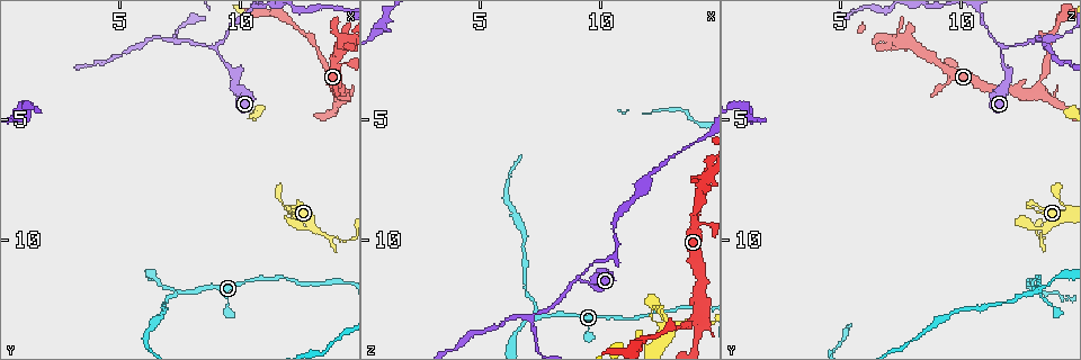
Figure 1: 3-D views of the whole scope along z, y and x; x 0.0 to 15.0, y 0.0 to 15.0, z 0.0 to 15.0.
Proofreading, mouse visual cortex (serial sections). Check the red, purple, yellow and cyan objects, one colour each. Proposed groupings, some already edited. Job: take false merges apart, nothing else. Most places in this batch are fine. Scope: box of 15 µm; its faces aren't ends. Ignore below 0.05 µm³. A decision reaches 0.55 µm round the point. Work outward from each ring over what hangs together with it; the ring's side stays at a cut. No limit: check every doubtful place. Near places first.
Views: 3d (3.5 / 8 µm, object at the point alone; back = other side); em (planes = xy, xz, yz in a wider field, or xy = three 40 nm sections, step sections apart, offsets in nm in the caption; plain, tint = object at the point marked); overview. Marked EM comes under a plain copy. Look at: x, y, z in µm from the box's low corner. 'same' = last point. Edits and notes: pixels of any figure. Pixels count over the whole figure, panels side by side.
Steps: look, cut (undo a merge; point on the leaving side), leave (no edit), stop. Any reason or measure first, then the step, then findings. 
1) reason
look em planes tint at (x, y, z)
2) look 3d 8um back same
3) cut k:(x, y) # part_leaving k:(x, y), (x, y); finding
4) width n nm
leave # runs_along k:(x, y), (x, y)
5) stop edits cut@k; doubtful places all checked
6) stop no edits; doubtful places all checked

abrupt turn
look 3d 3.5um at (7.5, 12.2, 13.1)

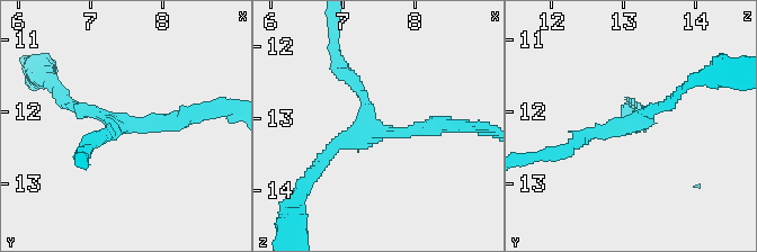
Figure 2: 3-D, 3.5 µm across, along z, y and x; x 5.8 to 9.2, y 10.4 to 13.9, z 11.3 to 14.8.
arms 3; arm_widths 150, 200, 200 nm
look em xy step 5 tint at (7.50, 12.20, 13.20)

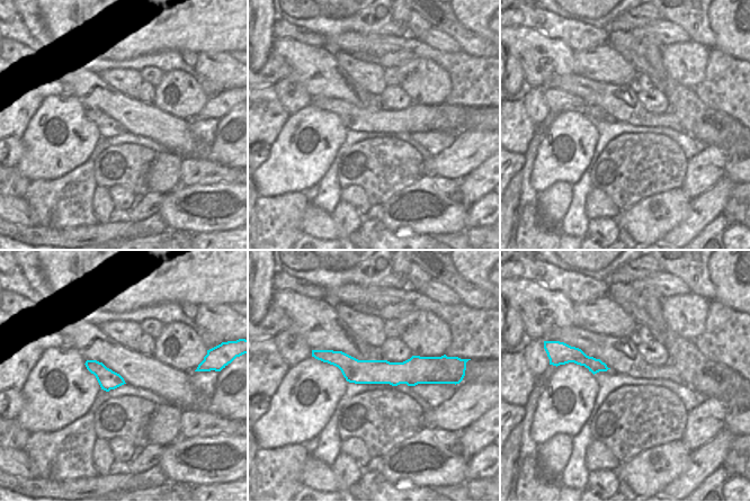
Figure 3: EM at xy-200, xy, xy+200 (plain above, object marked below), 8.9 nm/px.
look em xy step 1 tint same

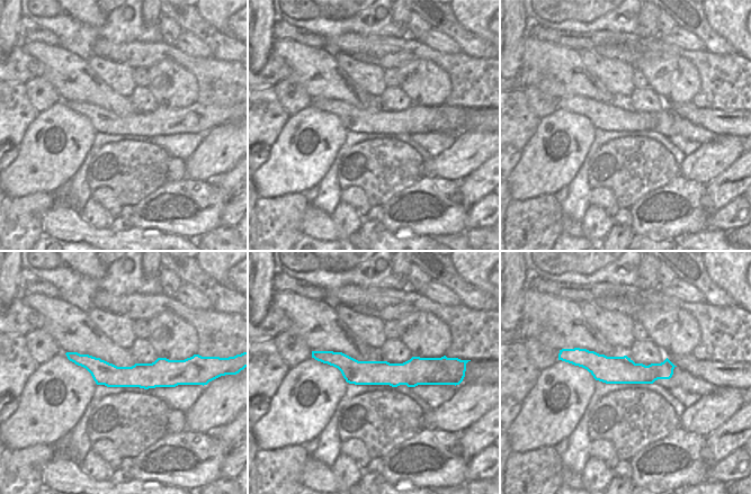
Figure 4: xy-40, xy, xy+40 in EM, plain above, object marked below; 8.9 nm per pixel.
leave # runs_along 2:(452, 126), (379, 132), (345, 73); all the same cell

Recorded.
abrupt turn
look 3d 3.5um at (14.0, 9.8, 13.3)

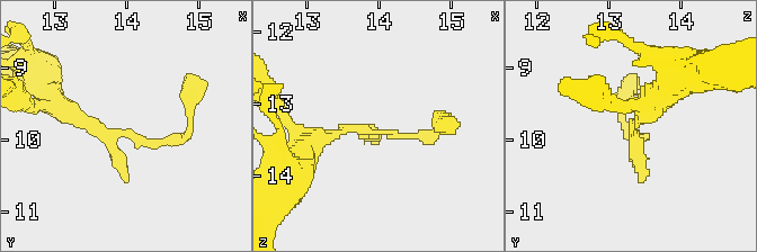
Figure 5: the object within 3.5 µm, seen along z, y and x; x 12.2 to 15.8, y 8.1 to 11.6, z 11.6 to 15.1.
shape alone is not enough
look em xy step 1 tint at (14.05, 9.95, 13.35)

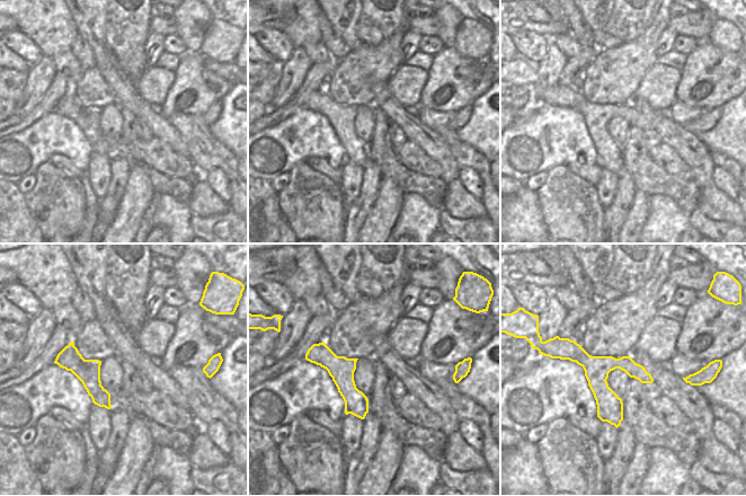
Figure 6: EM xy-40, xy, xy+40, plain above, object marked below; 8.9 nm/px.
leave # runs_along 5:(315, 140), (346, 128), (433, 134), (443, 119); continuous, no second cell

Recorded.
three arms meet
look 3d 3.5um at (9.0, 2.0, 11.6)

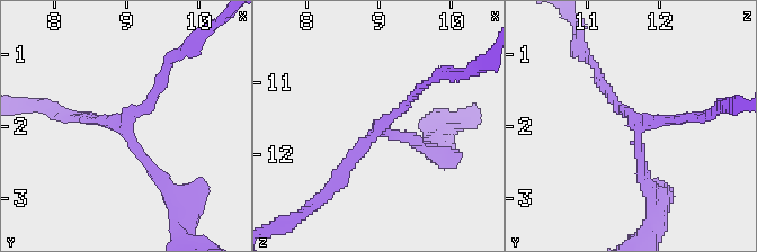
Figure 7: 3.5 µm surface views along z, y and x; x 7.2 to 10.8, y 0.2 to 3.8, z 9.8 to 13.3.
arms 3; arm_widths 150, 150, 200 nm; shape alone is not enough
look em planes tint at (8.95, 2.00, 11.70)

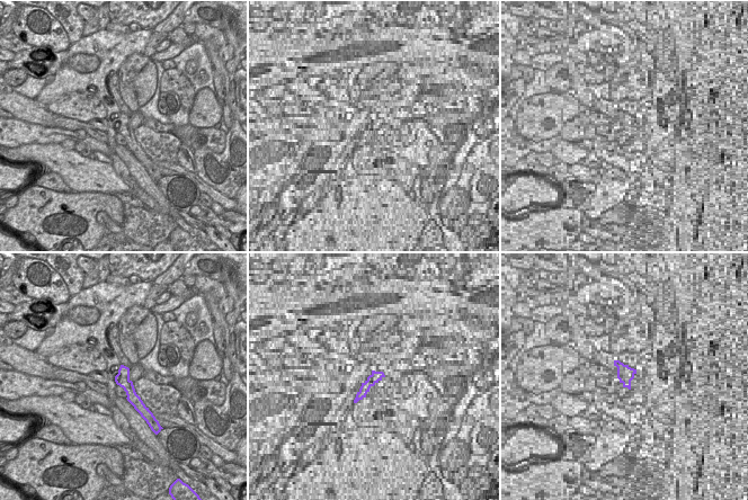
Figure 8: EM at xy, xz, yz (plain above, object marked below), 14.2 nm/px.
leave # runs_along 7:(649, 183), (638, 125), (600, 77); all the same cell

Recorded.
two arms in line, one across
look 3d 3.5um at (7.3, 1.6, 13.1)

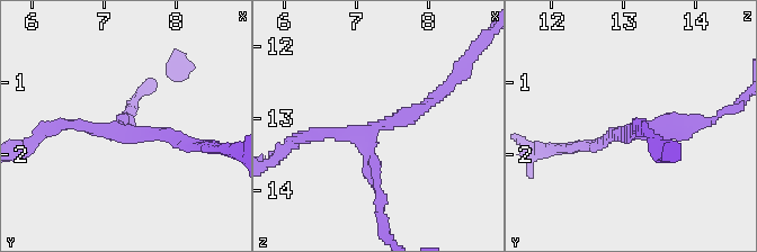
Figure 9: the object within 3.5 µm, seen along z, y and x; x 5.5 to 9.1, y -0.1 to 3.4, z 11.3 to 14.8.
arms 3; arm_widths 150, 200, 200 nm; now the EM
look em xy step 2 tint at (7.25, 1.70, 13.10)

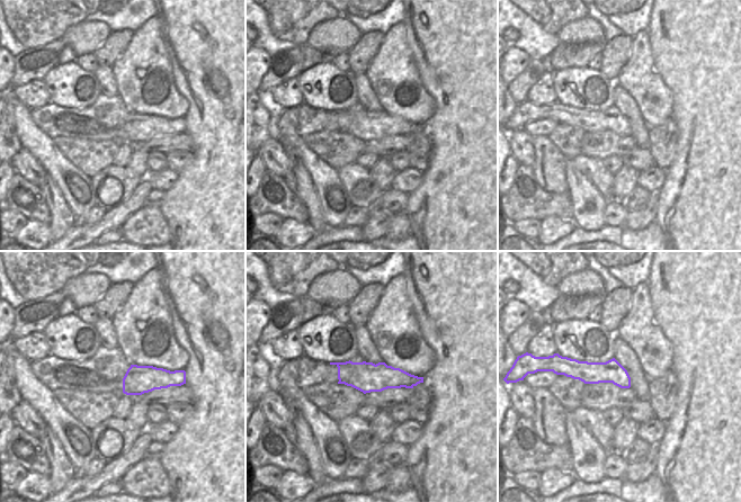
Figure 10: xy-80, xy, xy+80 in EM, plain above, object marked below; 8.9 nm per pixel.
another direction
look em planes tint same

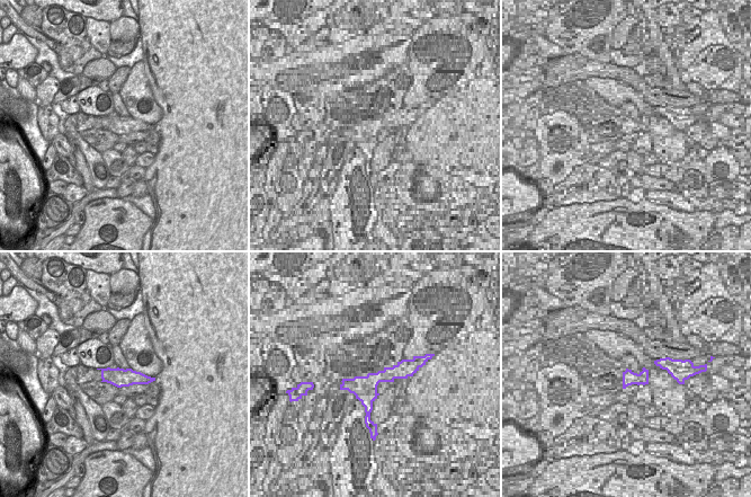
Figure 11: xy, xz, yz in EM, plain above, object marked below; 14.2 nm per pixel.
width 260 nm
leave # runs_along 9:(438, 97), (365, 132), (300, 137); continuous, no second cell

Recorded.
stop no edits; doubtful places all checked

